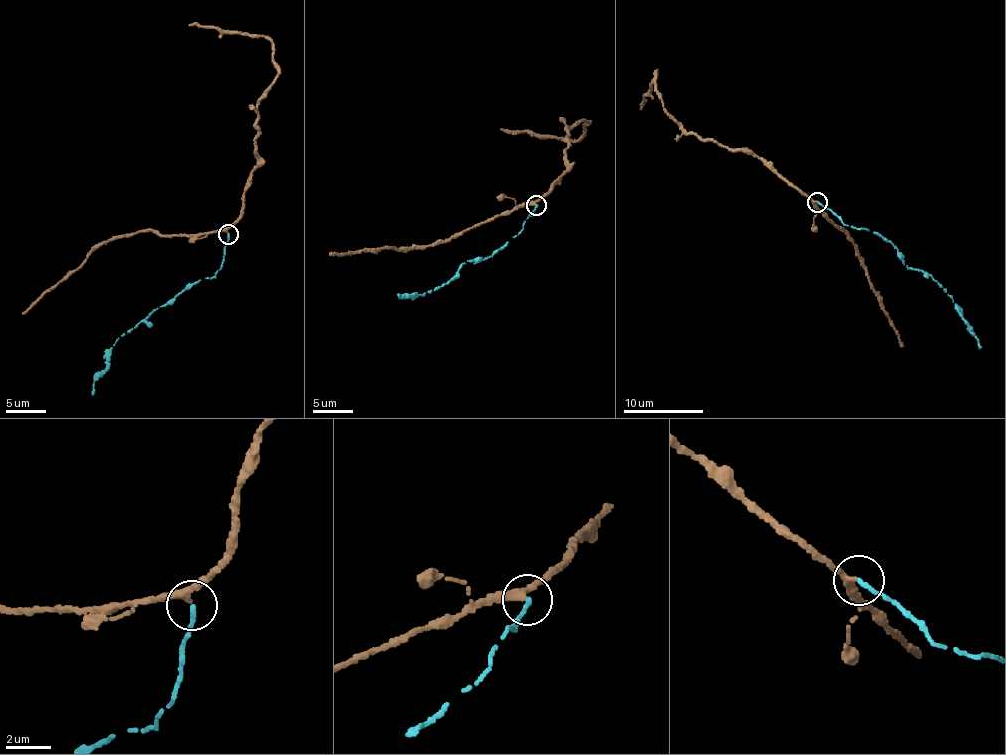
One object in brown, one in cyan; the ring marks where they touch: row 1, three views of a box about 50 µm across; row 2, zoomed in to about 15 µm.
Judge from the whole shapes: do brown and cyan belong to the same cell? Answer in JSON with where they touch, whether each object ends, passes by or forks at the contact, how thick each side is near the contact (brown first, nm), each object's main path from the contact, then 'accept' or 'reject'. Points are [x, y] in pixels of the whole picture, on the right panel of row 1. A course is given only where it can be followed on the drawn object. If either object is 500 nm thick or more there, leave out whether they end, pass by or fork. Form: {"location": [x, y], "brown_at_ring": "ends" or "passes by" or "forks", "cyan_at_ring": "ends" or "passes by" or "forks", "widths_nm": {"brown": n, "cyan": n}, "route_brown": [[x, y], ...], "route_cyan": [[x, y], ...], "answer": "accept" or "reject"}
{"location": [817, 202], "brown_at_ring": "passes by", "cyan_at_ring": "ends", "widths_nm": {"brown": 280, "cyan": 240}, "route_brown": [[817, 201], [751, 152], [731, 151], [681, 128], [661, 99], [657, 71], [651, 93], [643, 95], [640, 109]], "route_cyan": [[817, 201], [845, 225], [861, 228], [891, 243], [903, 264], [931, 276], [955, 304], [979, 349]], "answer": "accept"}

